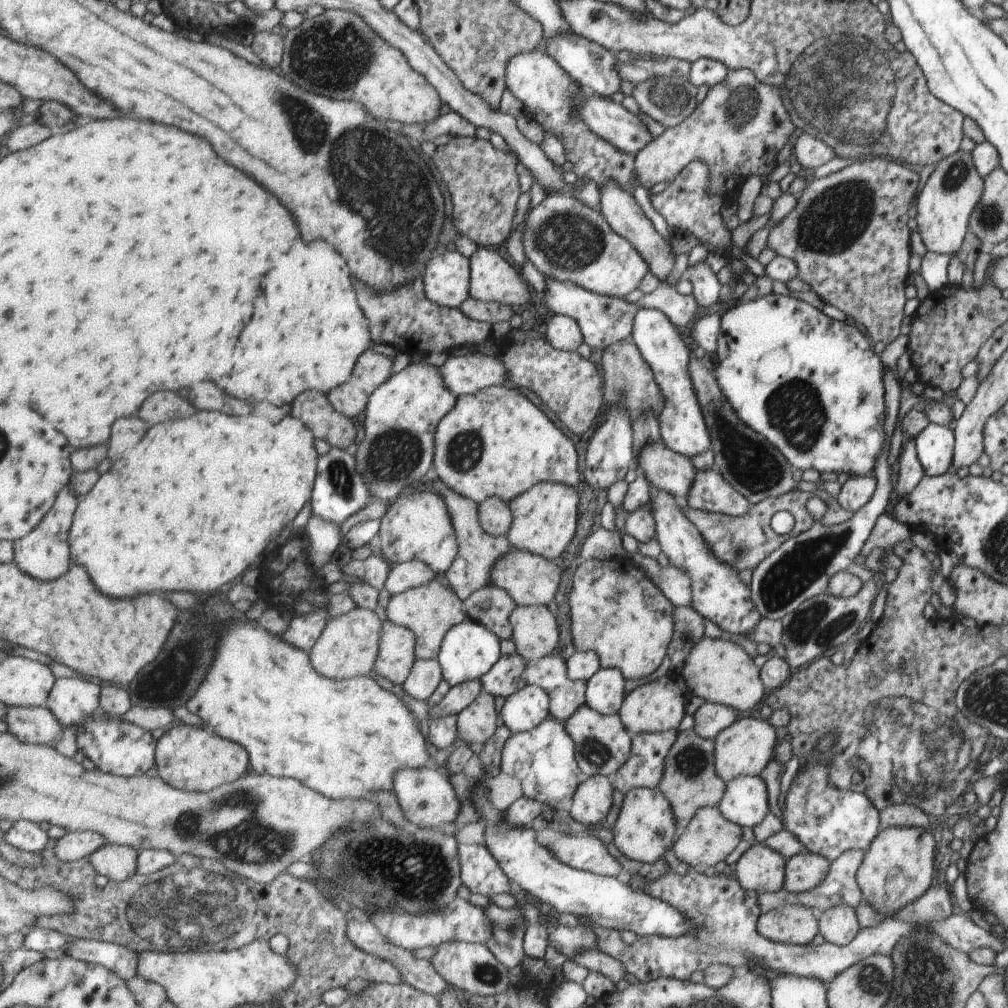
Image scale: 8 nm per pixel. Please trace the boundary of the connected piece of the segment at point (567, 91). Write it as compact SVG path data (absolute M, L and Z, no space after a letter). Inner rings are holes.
M543 50L529 53L520 53L513 56L508 61L504 71L505 89L522 105L522 114L531 118L543 129L546 136L555 137L562 145L565 151L565 167L569 174L576 179L576 183L582 186L586 181L593 182L597 189L601 189L606 183L614 181L621 191L631 194L635 186L636 178L633 174L633 155L626 155L615 149L607 141L597 137L595 133L588 129L588 126L573 112L573 96L578 85L571 80L567 73L548 56ZM570 114L577 116L577 120L571 122Z

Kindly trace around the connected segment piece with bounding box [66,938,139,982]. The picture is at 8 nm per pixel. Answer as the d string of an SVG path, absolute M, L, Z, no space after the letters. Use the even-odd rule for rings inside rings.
M72 938L71 942L69 942L69 946L66 947L66 950L69 951L68 956L77 958L81 961L86 961L87 963L95 963L105 966L105 968L110 969L113 973L116 973L126 982L138 975L137 966L139 953L135 953L134 951L123 947L122 945L97 941L94 939Z

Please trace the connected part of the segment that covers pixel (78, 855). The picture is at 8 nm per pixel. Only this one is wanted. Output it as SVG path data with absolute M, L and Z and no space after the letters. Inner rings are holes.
M92 831L67 832L58 840L56 856L61 861L79 861L89 858L97 850L105 847L108 841Z

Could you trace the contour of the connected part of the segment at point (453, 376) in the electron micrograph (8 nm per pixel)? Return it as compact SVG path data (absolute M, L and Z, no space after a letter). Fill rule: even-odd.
M473 352L463 356L451 356L437 368L444 385L457 398L482 391L486 387L501 385L507 380L504 365L495 355L485 356Z

